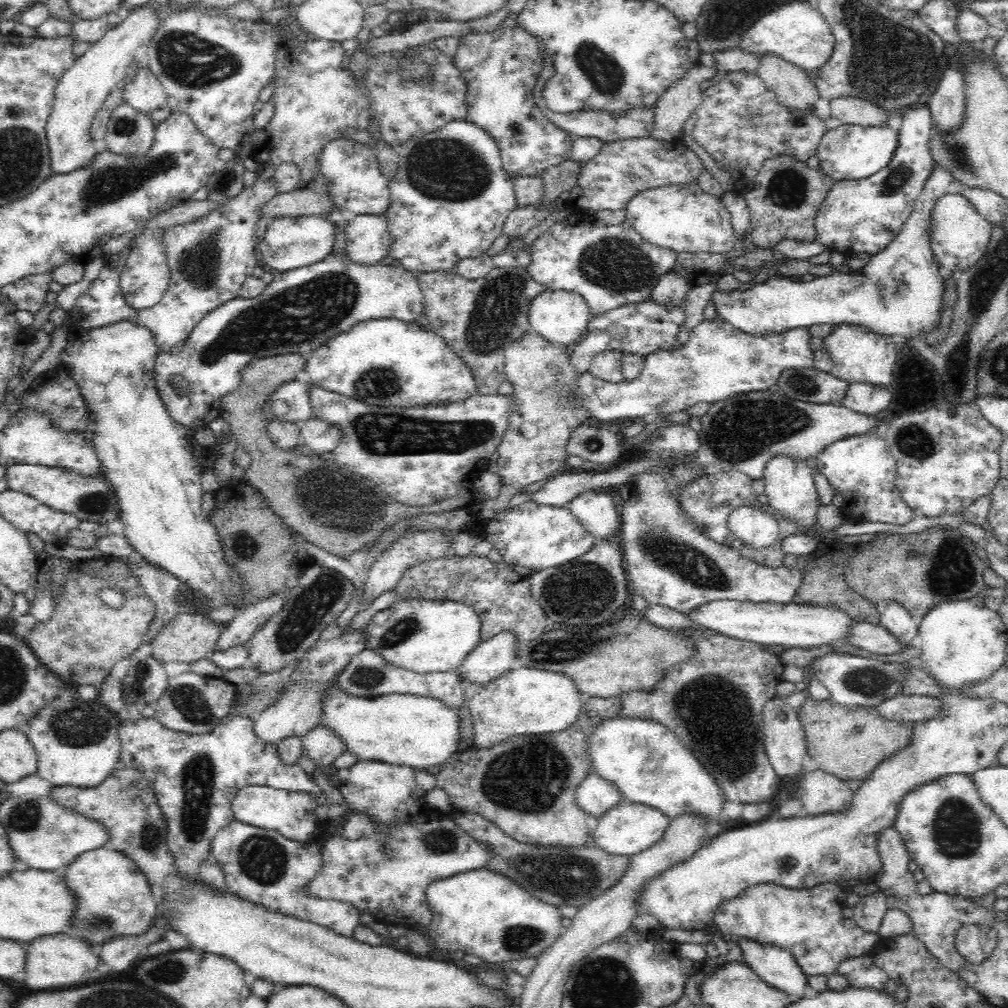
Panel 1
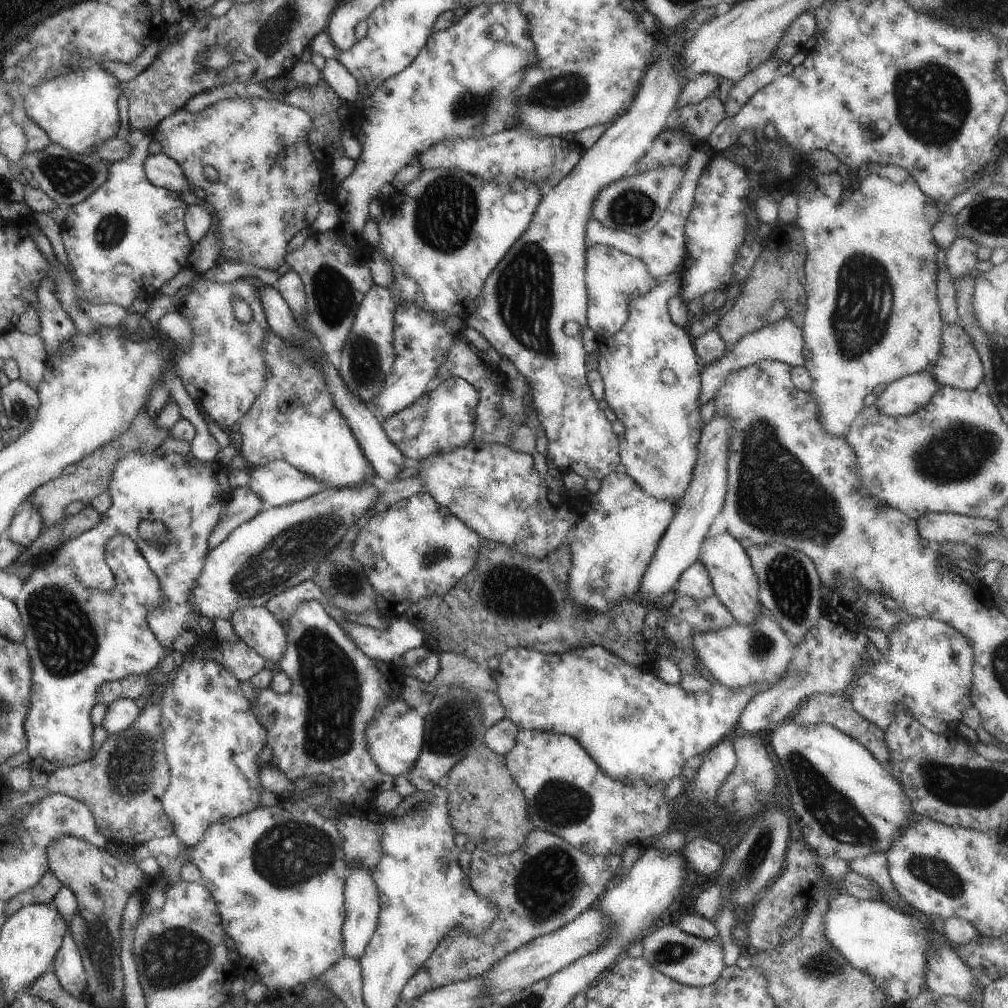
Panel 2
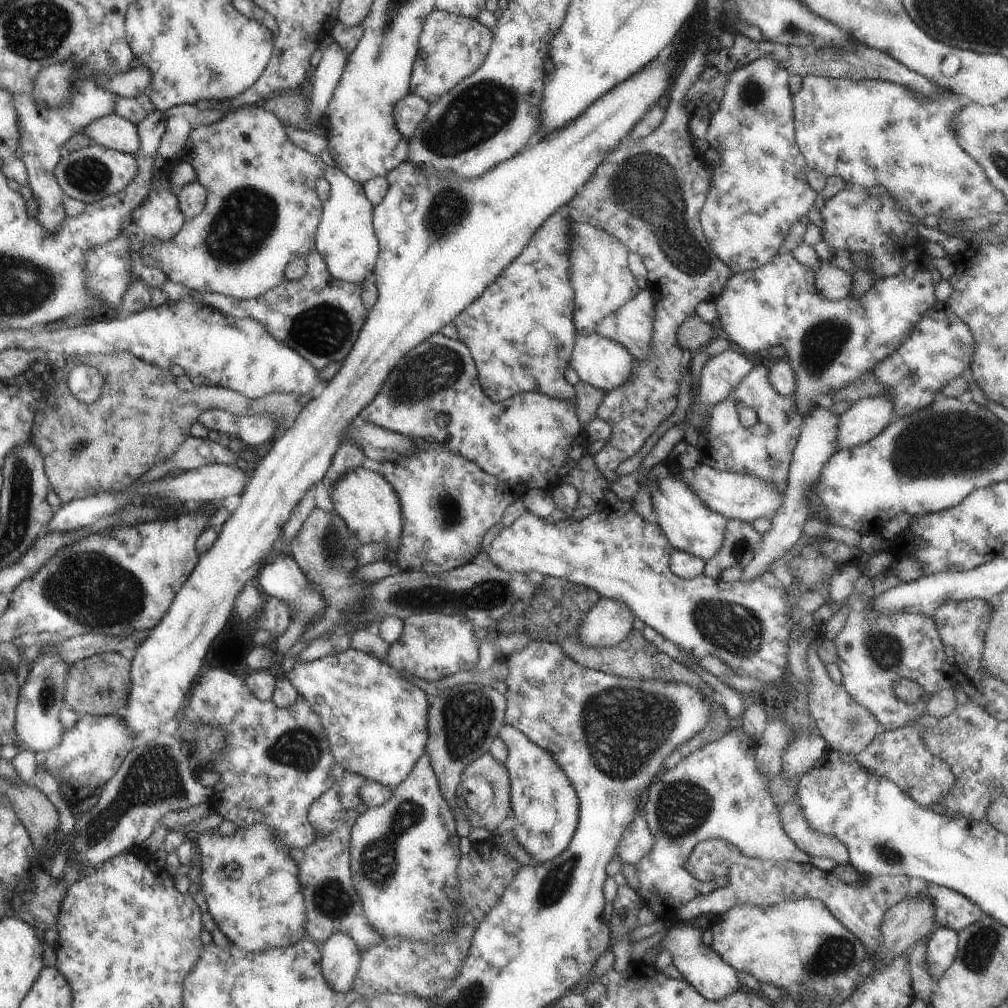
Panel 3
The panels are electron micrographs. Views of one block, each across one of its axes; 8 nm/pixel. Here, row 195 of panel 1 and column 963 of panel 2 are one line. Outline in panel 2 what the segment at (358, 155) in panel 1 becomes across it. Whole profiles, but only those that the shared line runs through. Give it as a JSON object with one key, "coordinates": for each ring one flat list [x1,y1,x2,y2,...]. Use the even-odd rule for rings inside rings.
{"coordinates":[[943,324,941,352,927,366,937,386,951,386,957,390,975,390,983,382,981,358,963,326]]}

